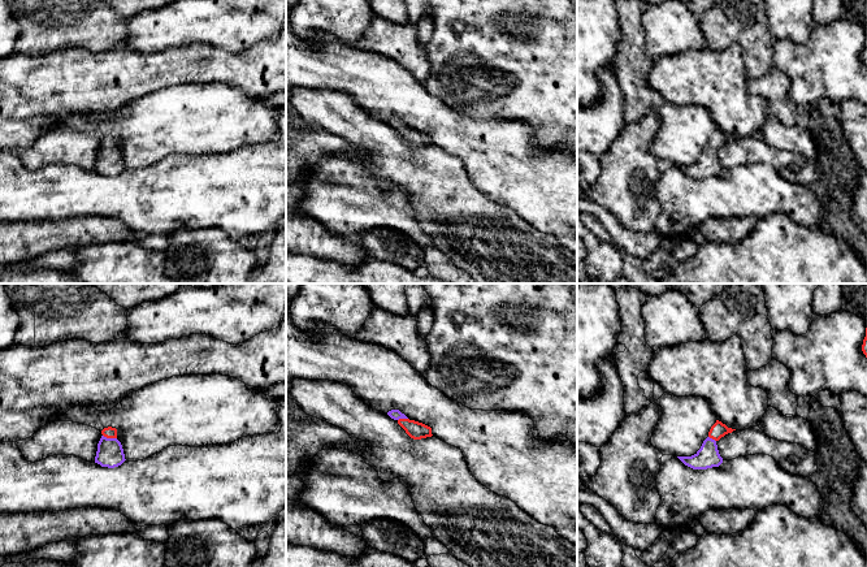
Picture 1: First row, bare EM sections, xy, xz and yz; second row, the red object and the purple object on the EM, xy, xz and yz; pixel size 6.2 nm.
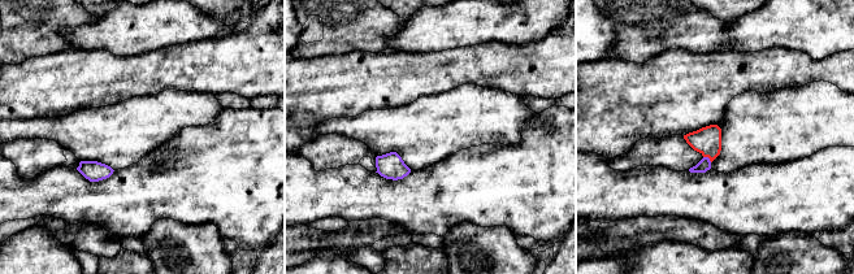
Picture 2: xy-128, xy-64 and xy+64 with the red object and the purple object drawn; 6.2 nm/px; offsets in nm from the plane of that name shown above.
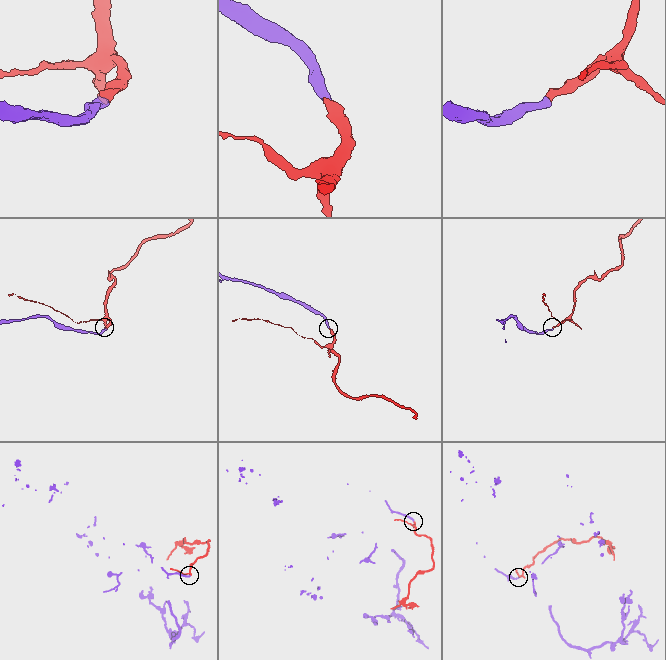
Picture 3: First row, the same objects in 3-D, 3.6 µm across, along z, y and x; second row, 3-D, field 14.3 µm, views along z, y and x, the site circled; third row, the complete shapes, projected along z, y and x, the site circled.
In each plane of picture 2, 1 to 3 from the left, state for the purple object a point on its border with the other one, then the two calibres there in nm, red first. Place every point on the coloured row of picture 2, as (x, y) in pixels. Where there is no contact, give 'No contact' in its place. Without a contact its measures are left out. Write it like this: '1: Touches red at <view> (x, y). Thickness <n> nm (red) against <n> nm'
1: No contact
2: No contact
3: Touches red at xy+64 (707, 156). Thickness 180 nm (red) against 80 nm

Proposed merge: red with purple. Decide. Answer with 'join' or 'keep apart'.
join

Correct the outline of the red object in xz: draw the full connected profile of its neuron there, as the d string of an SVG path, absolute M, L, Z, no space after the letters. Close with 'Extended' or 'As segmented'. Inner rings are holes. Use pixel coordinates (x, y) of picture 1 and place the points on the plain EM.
M391 118L387 121L387 124L396 129L398 133L406 139L406 142L413 148L421 148L433 144L430 135L415 129L409 129L399 118Z. Extended

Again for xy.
M108 135L101 139L101 143L97 152L95 172L108 177L121 174L126 168L122 153L117 148L117 138Z. Extended

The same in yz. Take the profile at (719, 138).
M716 129L708 140L708 146L703 150L701 157L694 164L677 166L693 178L719 176L723 172L723 166L719 163L716 151L733 139L736 138L728 137L721 130Z. Extended

